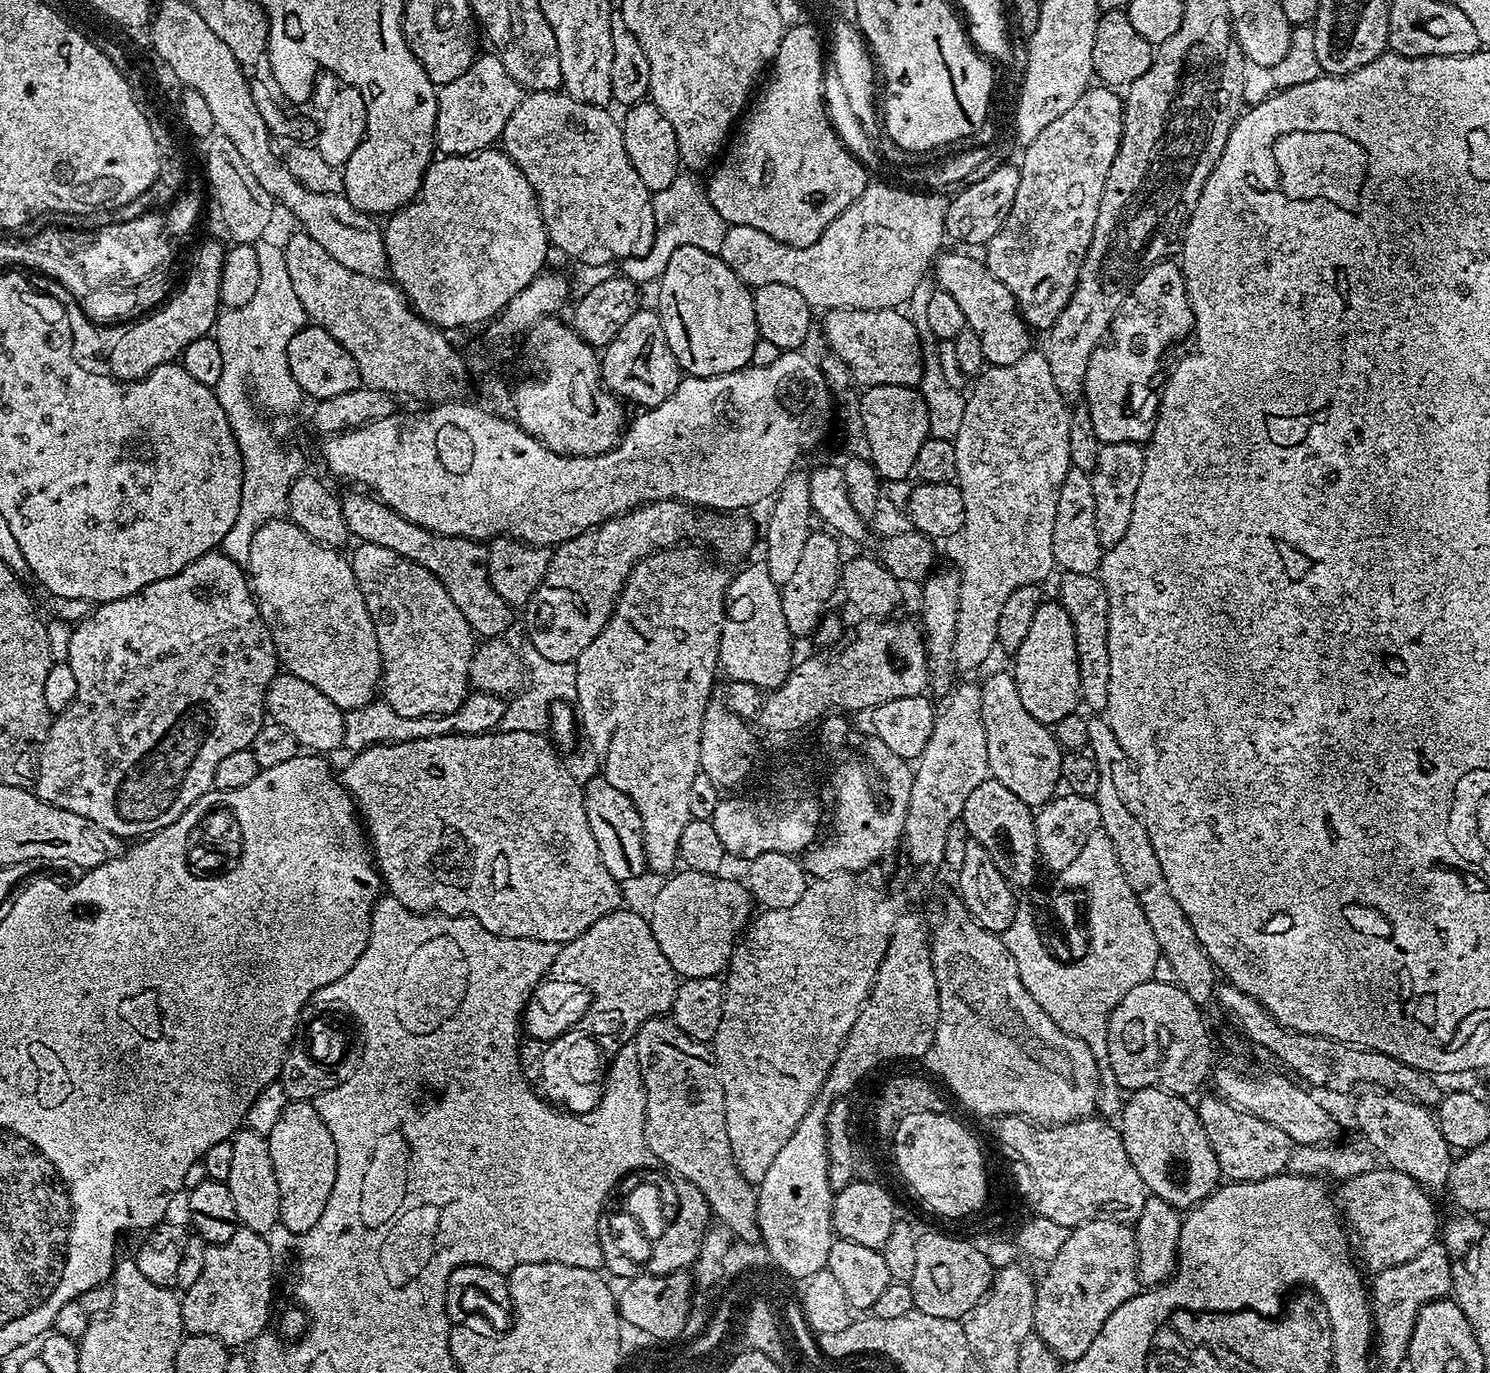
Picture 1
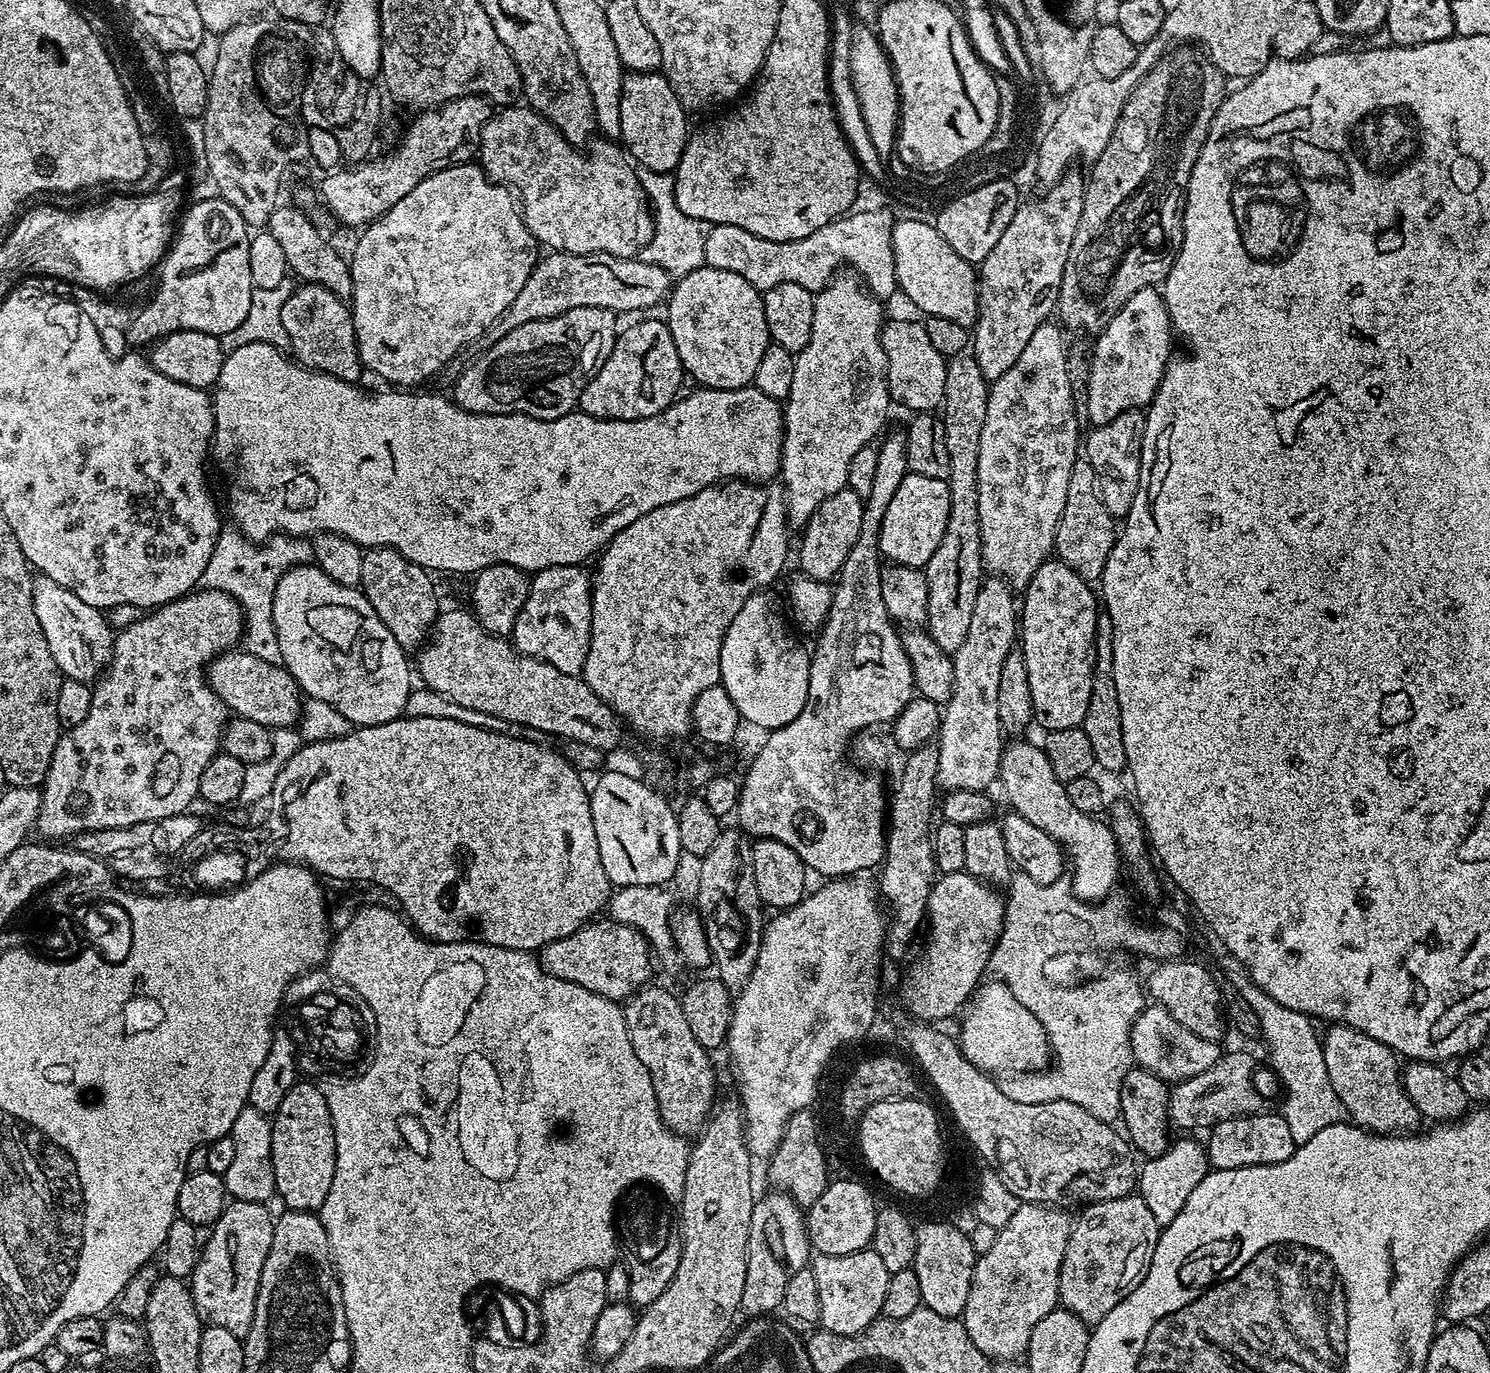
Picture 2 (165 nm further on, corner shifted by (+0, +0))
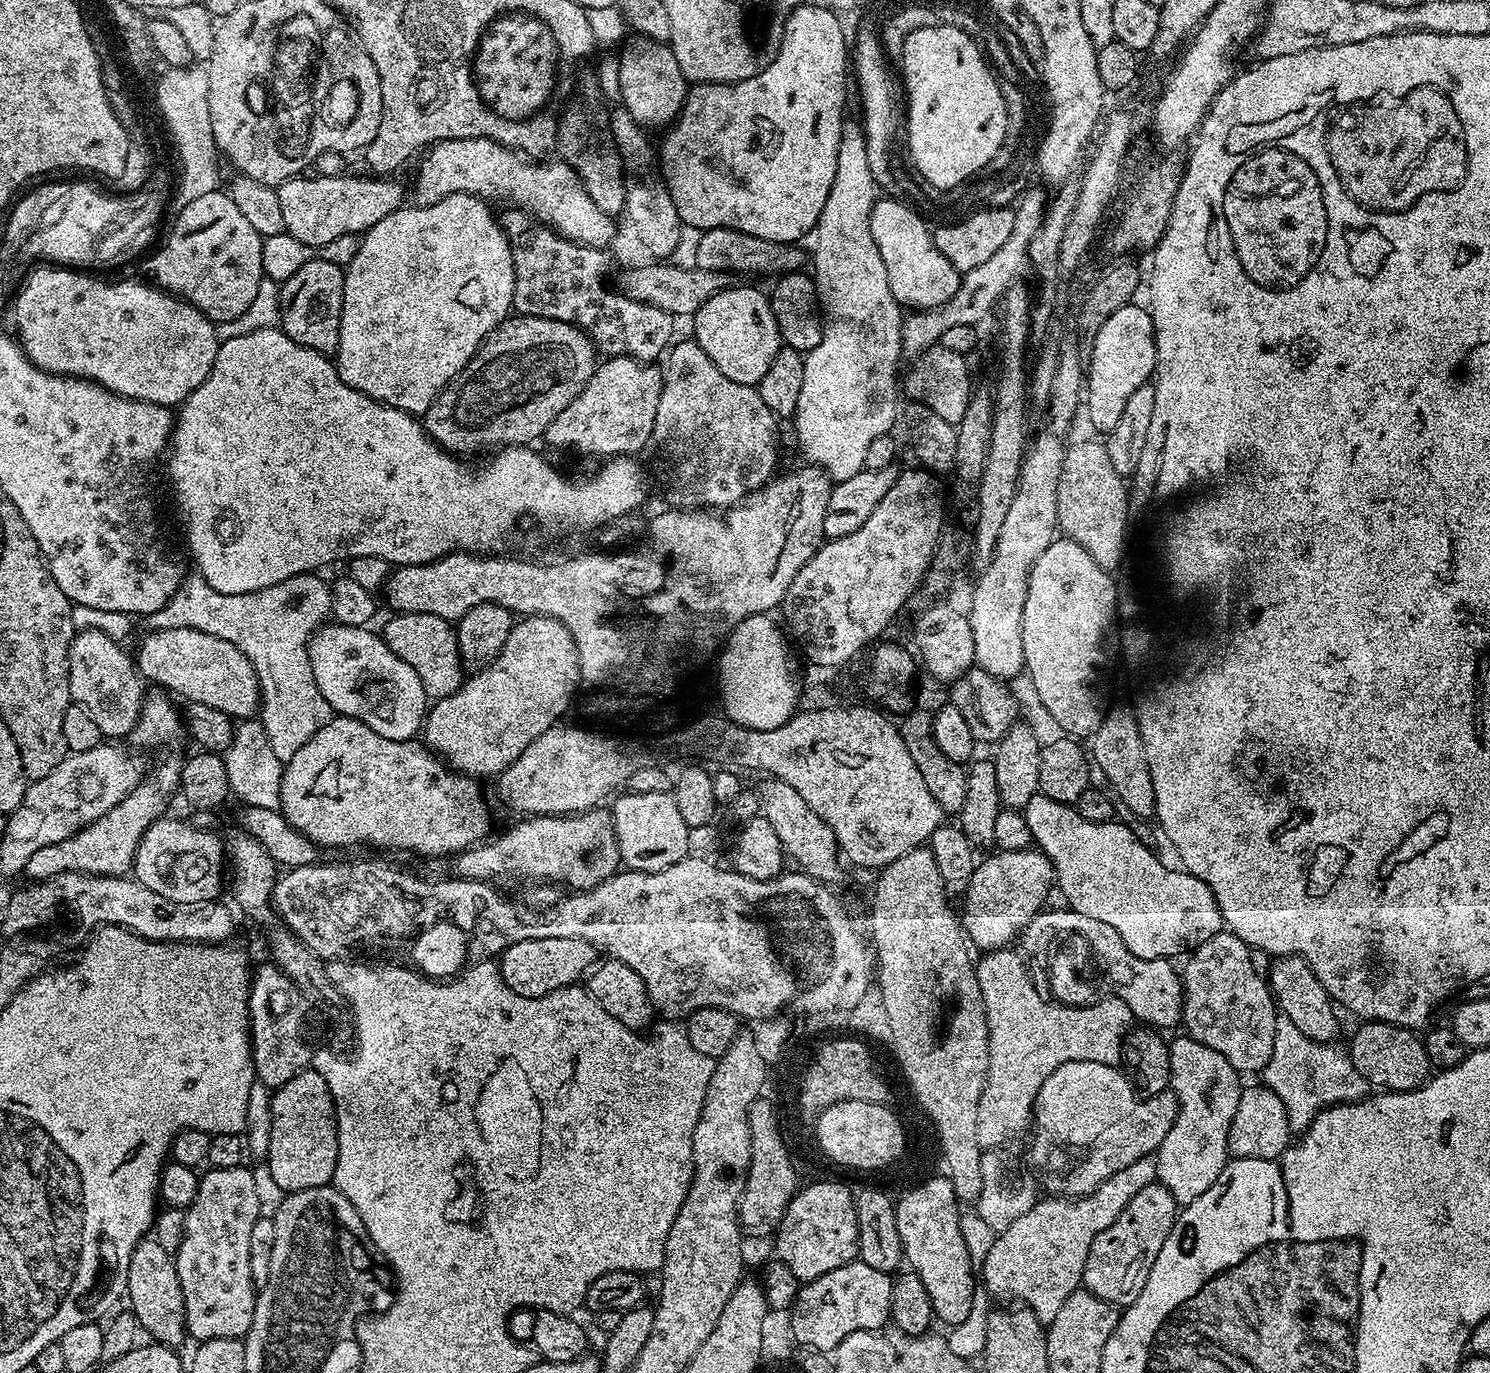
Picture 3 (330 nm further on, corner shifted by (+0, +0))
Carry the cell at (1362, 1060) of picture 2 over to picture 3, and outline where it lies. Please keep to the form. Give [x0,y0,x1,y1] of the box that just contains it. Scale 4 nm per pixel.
[1266,956,1340,1044]

